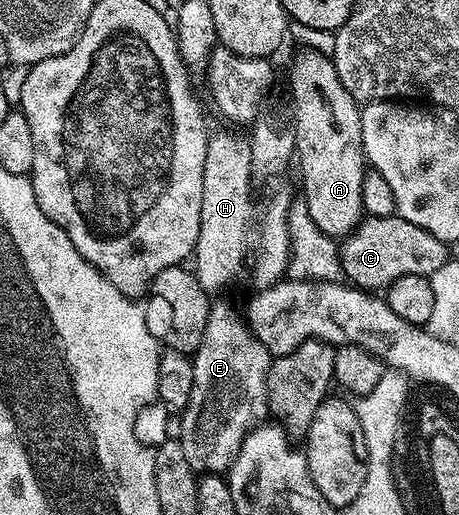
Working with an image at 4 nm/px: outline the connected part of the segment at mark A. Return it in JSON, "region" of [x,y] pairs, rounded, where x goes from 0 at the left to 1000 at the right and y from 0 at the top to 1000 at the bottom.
{"region":[[[664,91],[641,115],[630,134],[630,181],[638,186],[634,233],[647,272],[643,320],[656,326],[656,375],[669,408],[710,458],[747,464],[791,425],[791,355],[800,338],[800,307],[791,293],[789,206],[765,184],[765,177],[747,169],[734,132],[725,128],[723,109],[693,103],[680,91]]]}

